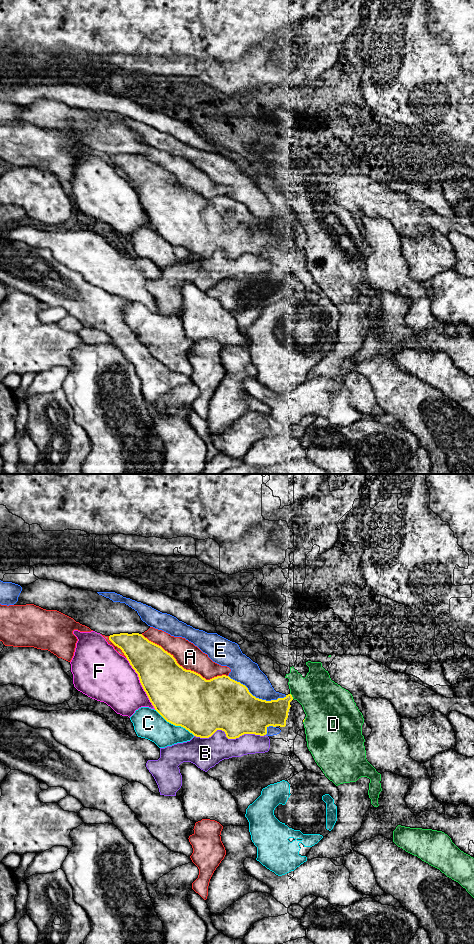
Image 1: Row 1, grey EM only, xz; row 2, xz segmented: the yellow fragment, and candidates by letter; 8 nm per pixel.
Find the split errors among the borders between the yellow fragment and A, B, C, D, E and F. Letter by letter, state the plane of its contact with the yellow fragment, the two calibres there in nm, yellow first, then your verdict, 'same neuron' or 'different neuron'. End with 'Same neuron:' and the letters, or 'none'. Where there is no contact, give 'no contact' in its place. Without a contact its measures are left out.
A: meets yellow in xz; 460 nm thick on the yellow side, 200 nm on the other; different neuron
B: meets yellow in xz; 400 nm thick on the yellow side, 240 nm on the other; different neuron
C: meets yellow in xz; 460 nm thick on the yellow side, 240 nm on the other; different neuron
D: meets yellow in xz; 220 nm thick on the yellow side, 340 nm on the other; different neuron
E: meets yellow in xz; 420 nm thick on the yellow side, 200 nm on the other; different neuron
F: meets yellow in xz; 380 nm thick on the yellow side, 400 nm on the other; different neuron
Same neuron: none

